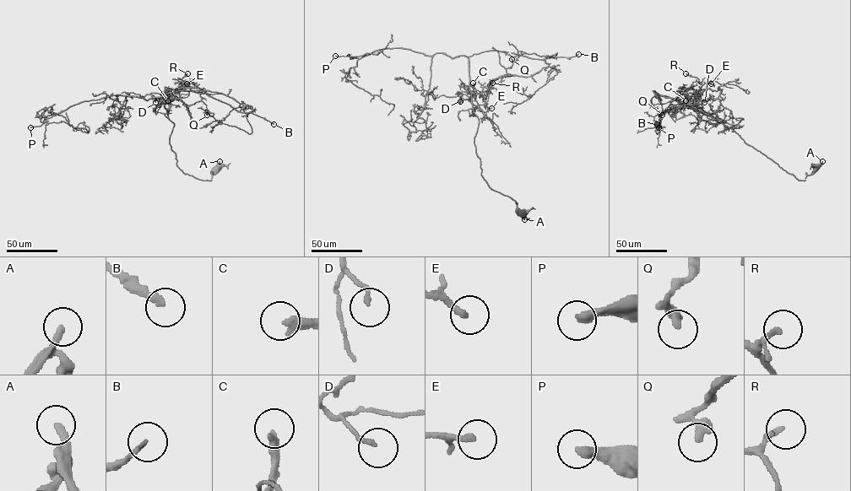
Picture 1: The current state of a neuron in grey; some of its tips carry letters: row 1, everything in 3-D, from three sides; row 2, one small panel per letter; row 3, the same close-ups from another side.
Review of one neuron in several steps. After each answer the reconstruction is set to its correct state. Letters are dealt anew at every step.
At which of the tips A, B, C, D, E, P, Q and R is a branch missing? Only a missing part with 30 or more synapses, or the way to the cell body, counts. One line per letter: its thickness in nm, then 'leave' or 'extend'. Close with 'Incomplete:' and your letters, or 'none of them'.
A: 200 nm thick; leave
B: 170 nm thick; extend
C: 320 nm thick; extend
D: 140 nm thick; leave
E: 220 nm thick; leave
P: 360 nm thick; extend
Q: 380 nm thick; leave
R: 130 nm thick; leave
Incomplete: B, C, P

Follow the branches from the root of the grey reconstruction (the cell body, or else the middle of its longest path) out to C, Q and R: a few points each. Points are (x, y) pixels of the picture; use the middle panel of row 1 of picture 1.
C: (521, 213), (516, 202), (491, 189), (481, 175), (474, 142), (479, 119), (472, 104), (476, 90), (473, 83)
Q: (521, 213), (516, 202), (491, 189), (484, 179), (474, 142), (479, 119), (471, 94), (505, 77), (512, 59)
R: (521, 213), (516, 202), (490, 186), (476, 153), (479, 119), (471, 94), (485, 99), (492, 83)

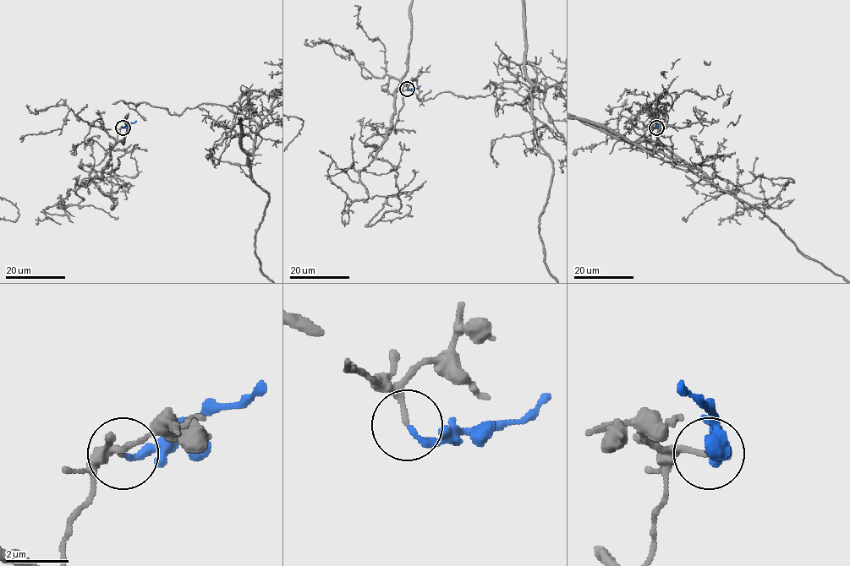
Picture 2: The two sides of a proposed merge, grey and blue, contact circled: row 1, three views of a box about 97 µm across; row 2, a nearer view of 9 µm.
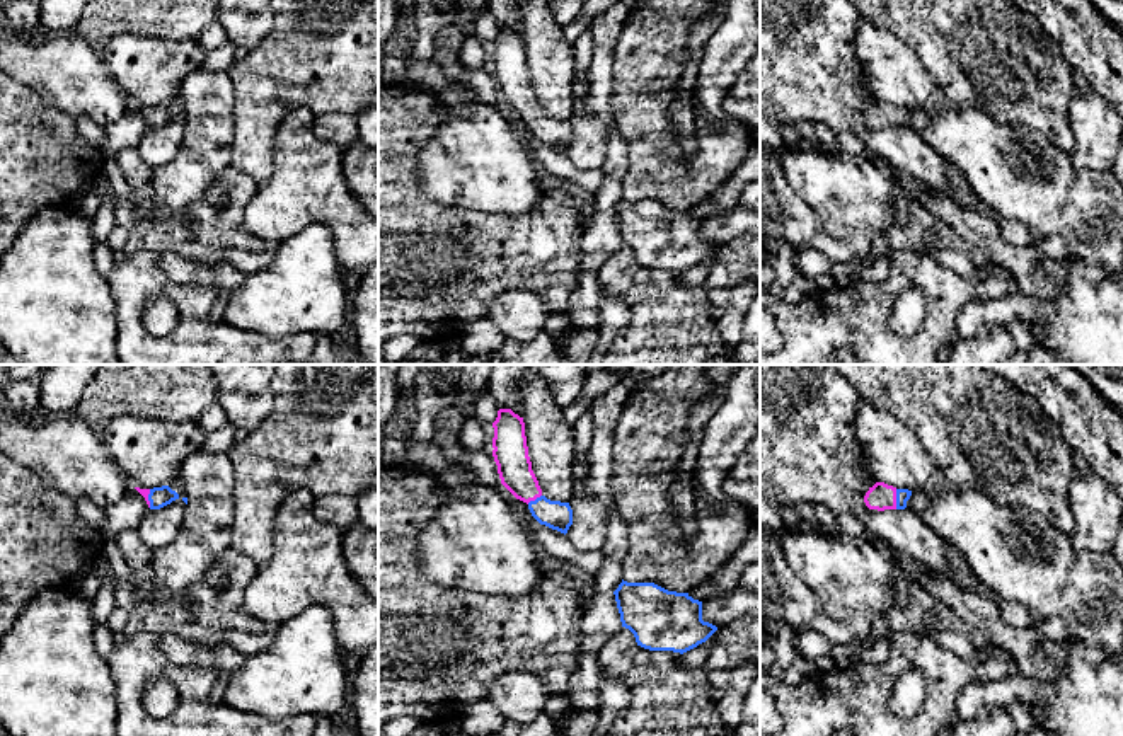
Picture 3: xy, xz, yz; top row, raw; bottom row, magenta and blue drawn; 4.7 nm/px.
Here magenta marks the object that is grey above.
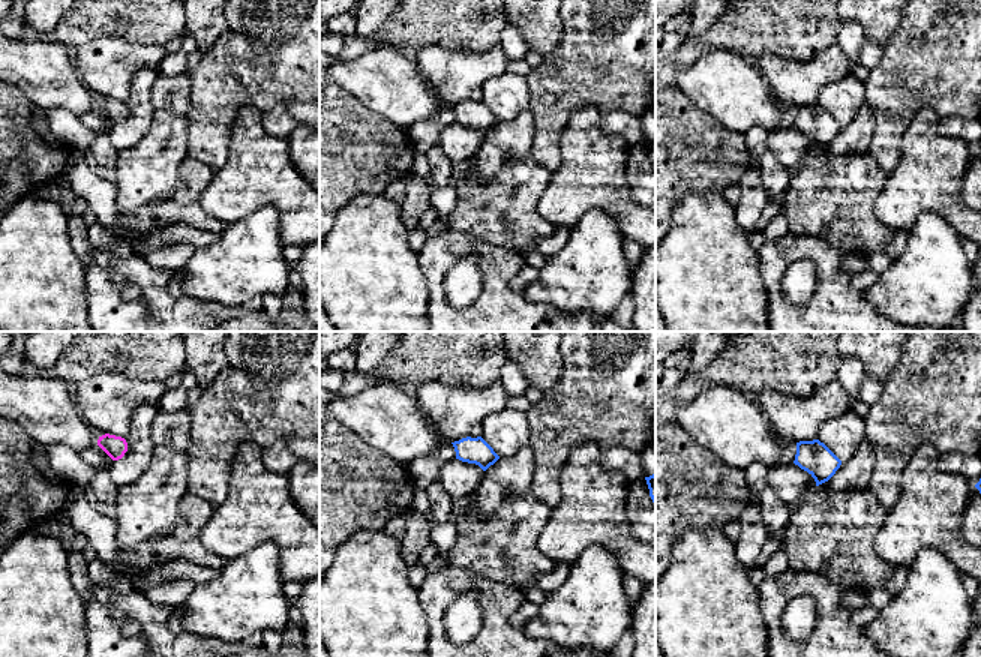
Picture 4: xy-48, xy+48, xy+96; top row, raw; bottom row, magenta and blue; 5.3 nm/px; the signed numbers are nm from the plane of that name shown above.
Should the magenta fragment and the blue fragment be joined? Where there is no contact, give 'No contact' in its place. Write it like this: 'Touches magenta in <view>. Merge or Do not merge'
Touches magenta in yz. Merge

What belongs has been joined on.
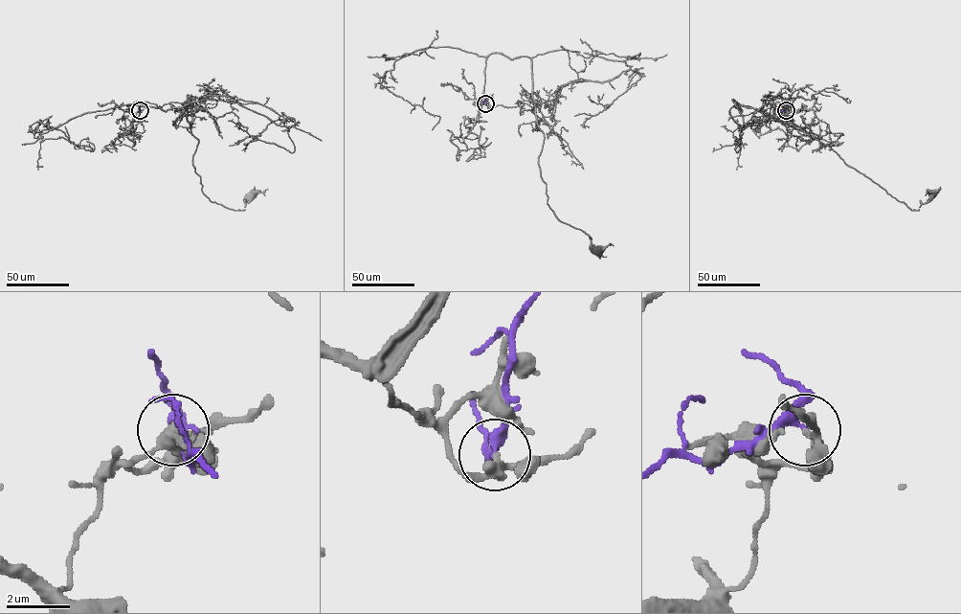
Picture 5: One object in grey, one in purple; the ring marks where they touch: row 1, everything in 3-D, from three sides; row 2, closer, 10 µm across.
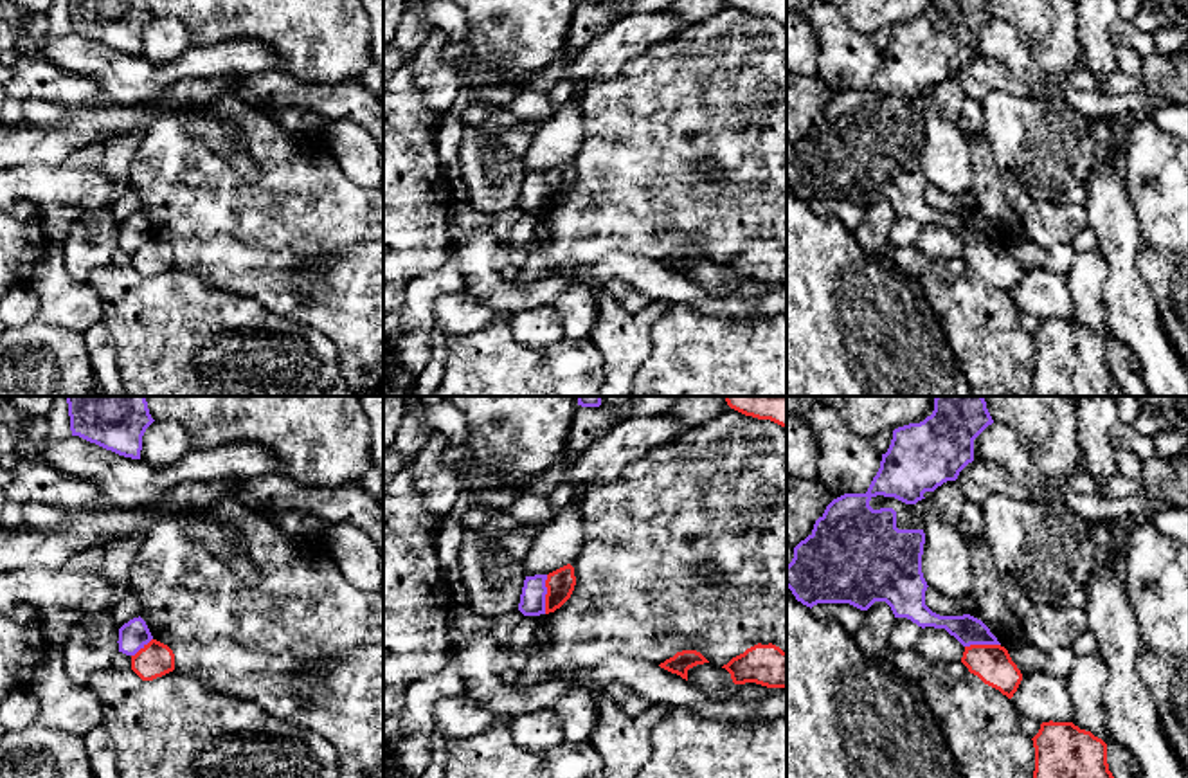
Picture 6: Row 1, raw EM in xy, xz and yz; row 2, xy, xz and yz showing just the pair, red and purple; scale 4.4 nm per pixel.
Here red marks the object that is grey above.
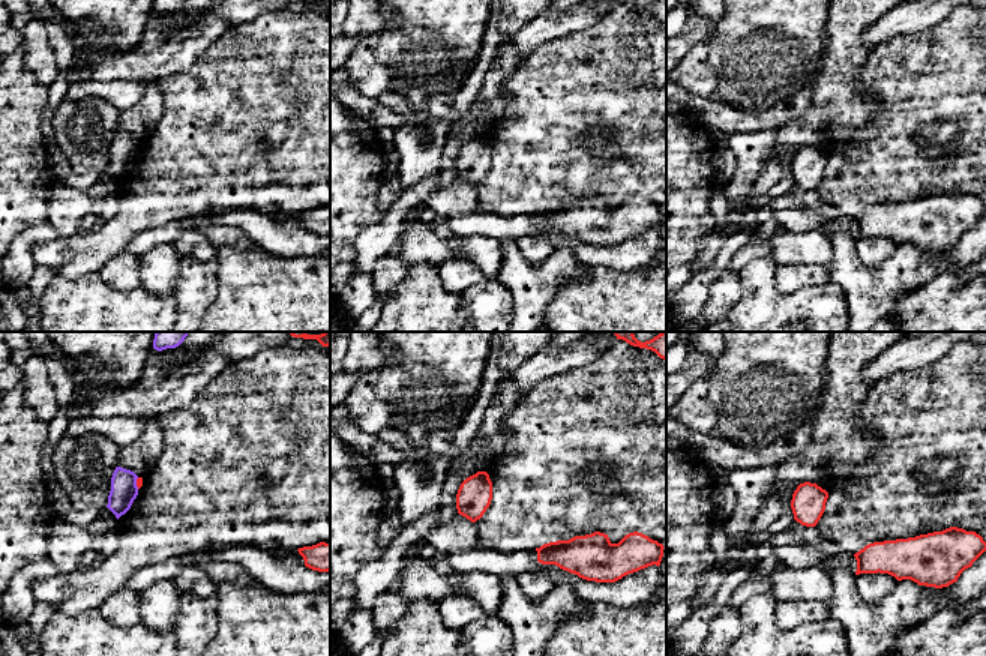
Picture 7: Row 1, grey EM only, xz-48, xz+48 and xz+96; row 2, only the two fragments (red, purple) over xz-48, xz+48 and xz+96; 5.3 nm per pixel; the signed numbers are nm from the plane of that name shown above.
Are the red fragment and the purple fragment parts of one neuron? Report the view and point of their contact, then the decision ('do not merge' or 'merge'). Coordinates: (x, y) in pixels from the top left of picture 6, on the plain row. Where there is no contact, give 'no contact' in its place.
xz (546, 191) | do not merge

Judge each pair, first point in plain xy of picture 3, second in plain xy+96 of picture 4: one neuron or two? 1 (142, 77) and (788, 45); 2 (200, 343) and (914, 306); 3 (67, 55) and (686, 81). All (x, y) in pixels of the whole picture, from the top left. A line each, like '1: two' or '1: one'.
1: two
2: two
3: one

